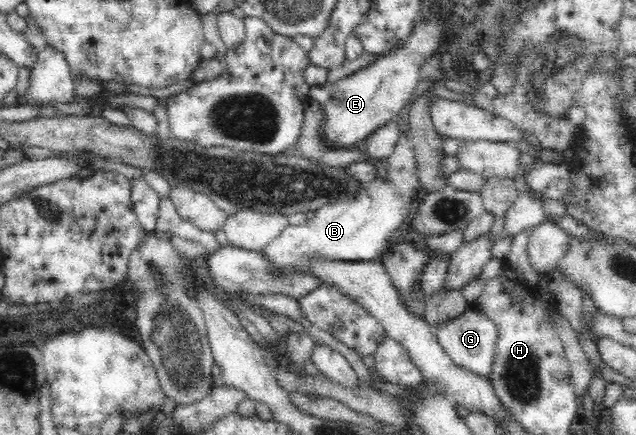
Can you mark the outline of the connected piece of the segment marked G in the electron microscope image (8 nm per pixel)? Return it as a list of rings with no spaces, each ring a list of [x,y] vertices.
[[[470,307],[455,321],[443,325],[435,332],[444,352],[453,359],[455,364],[490,381],[493,374],[493,360],[500,340],[498,325],[475,307]]]

